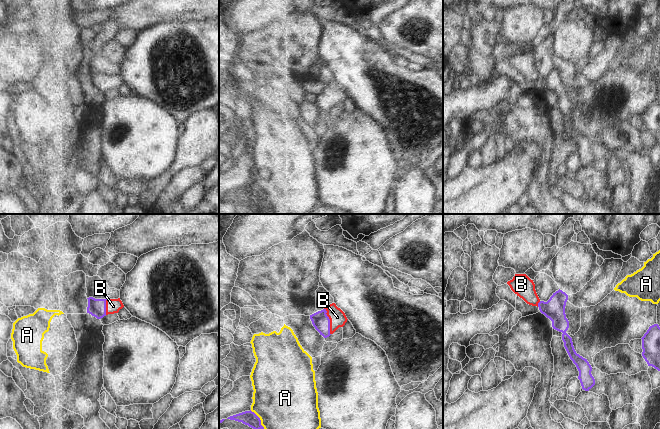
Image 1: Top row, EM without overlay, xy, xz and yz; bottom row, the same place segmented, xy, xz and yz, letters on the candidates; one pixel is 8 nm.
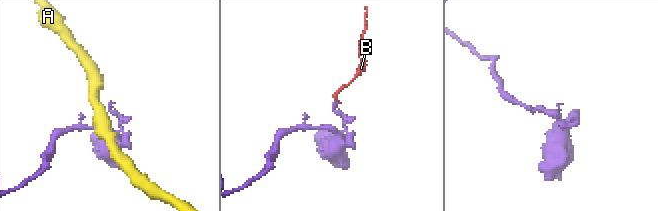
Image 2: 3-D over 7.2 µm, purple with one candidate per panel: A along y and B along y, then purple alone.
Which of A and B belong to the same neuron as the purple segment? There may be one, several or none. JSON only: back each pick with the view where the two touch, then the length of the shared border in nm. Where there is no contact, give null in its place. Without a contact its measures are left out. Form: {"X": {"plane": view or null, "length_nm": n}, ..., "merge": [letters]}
{"B": {"plane": "xz", "length_nm": 220}, "merge": ["B"]}

